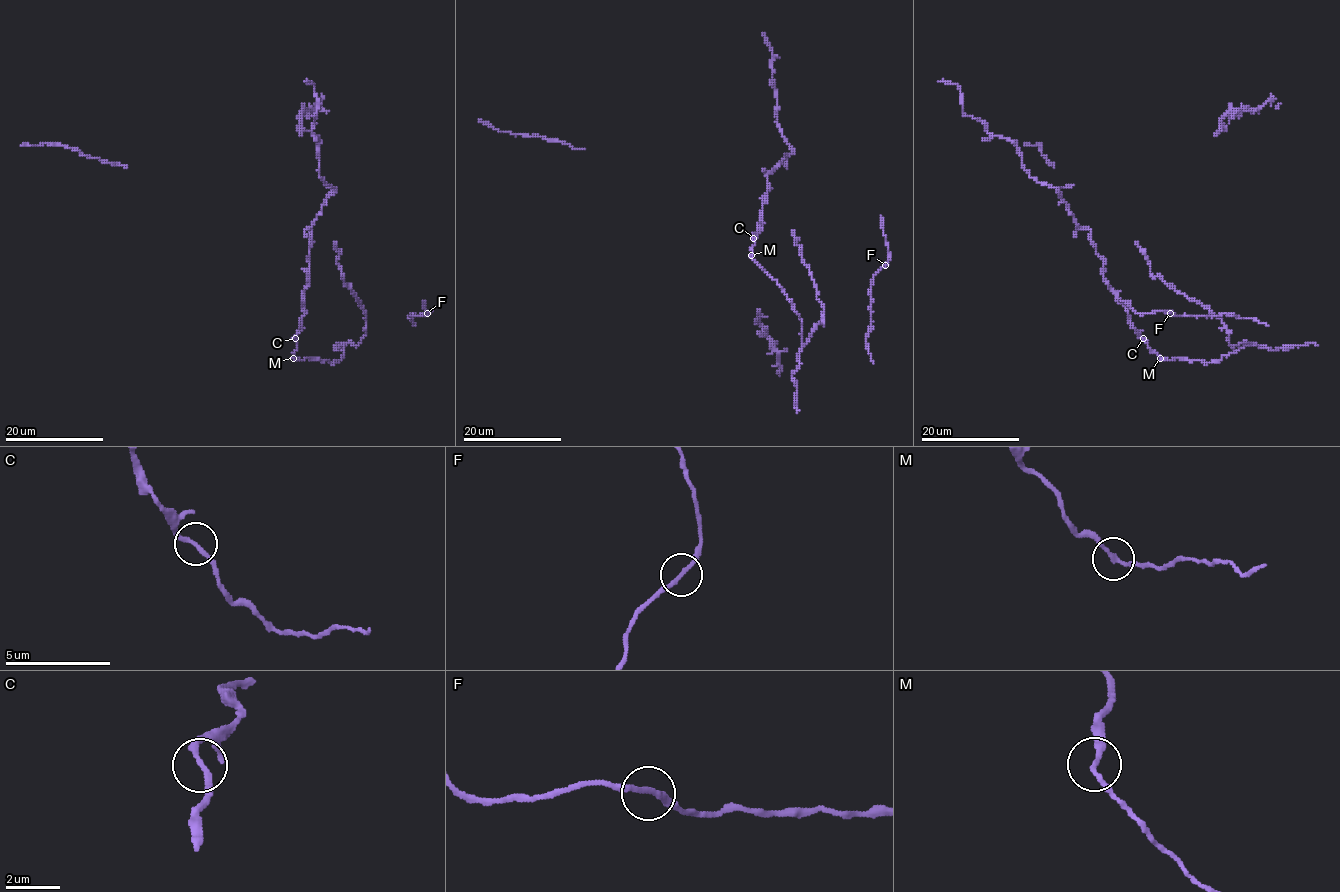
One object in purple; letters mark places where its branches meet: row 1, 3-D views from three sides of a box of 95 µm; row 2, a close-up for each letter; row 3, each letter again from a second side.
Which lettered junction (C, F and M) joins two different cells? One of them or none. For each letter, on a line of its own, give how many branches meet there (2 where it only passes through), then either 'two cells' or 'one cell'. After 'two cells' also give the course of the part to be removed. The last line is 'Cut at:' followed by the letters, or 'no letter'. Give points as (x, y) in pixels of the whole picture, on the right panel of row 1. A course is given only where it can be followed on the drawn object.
C: 2 | one cell
F: 2 | one cell
M: 2 | one cell
Cut at: no letter

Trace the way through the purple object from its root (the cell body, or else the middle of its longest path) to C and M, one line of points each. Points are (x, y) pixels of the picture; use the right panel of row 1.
C: (1178, 358), (1159, 357), (1143, 338)
M: (1178, 358), (1160, 358)

